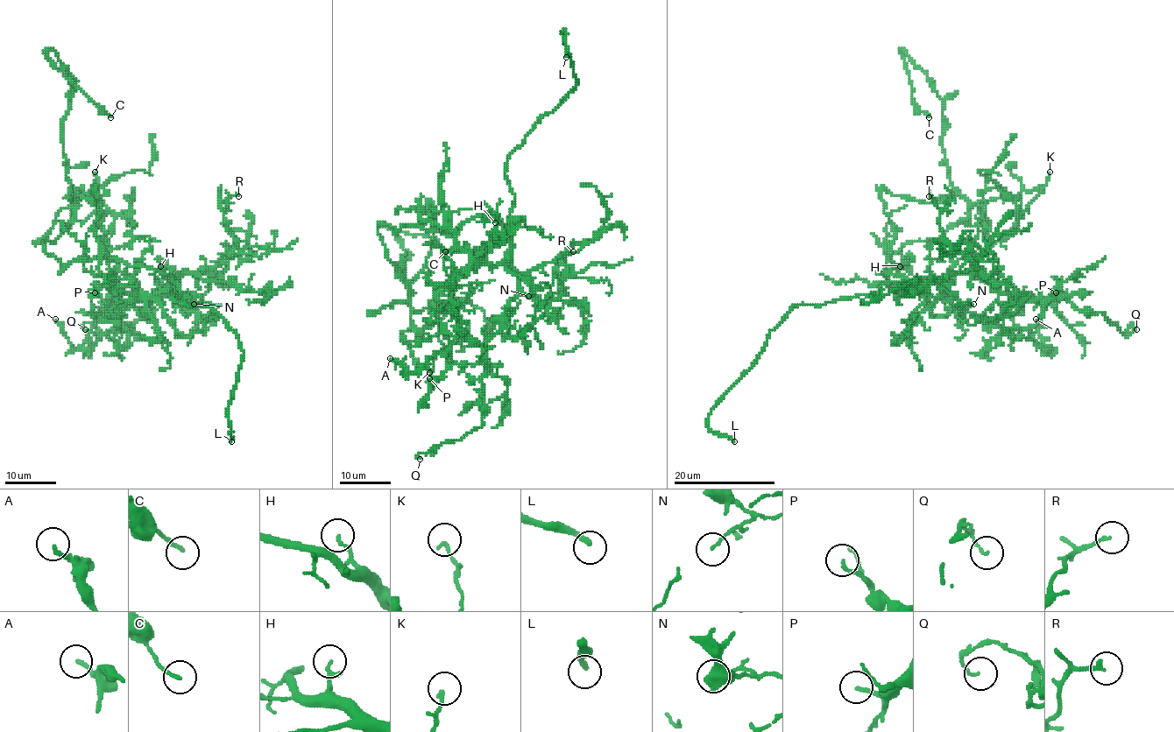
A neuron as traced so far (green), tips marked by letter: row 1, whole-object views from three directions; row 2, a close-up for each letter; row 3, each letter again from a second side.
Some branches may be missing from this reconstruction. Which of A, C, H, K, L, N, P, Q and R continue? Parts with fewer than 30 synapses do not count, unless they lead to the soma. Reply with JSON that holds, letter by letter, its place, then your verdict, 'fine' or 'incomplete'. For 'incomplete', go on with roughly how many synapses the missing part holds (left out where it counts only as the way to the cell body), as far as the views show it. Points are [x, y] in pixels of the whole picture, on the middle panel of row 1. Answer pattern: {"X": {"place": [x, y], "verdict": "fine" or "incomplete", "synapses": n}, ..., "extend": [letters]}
{"A": {"place": [390, 358], "verdict": "fine"}, "C": {"place": [445, 251], "verdict": "fine"}, "H": {"place": [495, 222], "verdict": "fine"}, "K": {"place": [429, 372], "verdict": "fine"}, "L": {"place": [566, 57], "verdict": "incomplete"}, "N": {"place": [528, 296], "verdict": "fine"}, "P": {"place": [429, 378], "verdict": "fine"}, "Q": {"place": [420, 459], "verdict": "fine"}, "R": {"place": [573, 251], "verdict": "fine"}, "extend": ["L"]}

